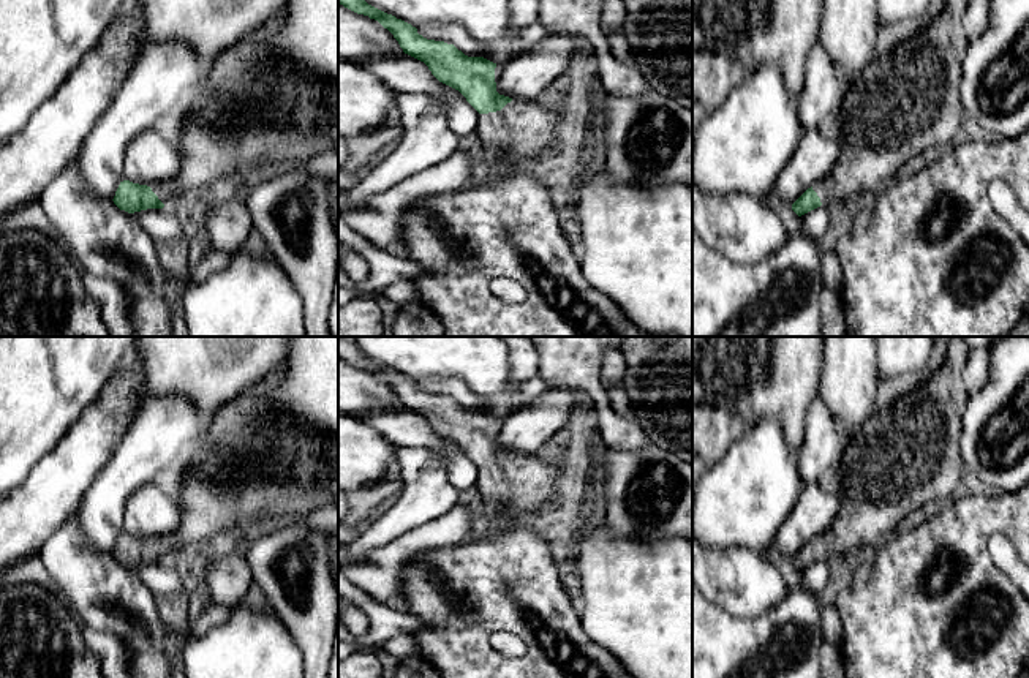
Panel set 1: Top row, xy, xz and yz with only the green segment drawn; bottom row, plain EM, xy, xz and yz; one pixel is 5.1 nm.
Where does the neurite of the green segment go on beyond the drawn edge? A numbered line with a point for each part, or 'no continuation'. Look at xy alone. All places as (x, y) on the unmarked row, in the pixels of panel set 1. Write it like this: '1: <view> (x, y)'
1: xy (299, 482)

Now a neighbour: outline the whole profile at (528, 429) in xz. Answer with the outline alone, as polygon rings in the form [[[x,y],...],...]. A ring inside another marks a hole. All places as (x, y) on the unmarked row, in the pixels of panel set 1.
[[[548,389],[528,400],[520,409],[503,419],[496,446],[512,454],[534,455],[567,424],[579,395],[571,389]]]

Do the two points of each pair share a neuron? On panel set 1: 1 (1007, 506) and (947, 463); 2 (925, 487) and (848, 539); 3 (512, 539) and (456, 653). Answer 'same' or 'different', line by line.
1: different
2: same
3: same

